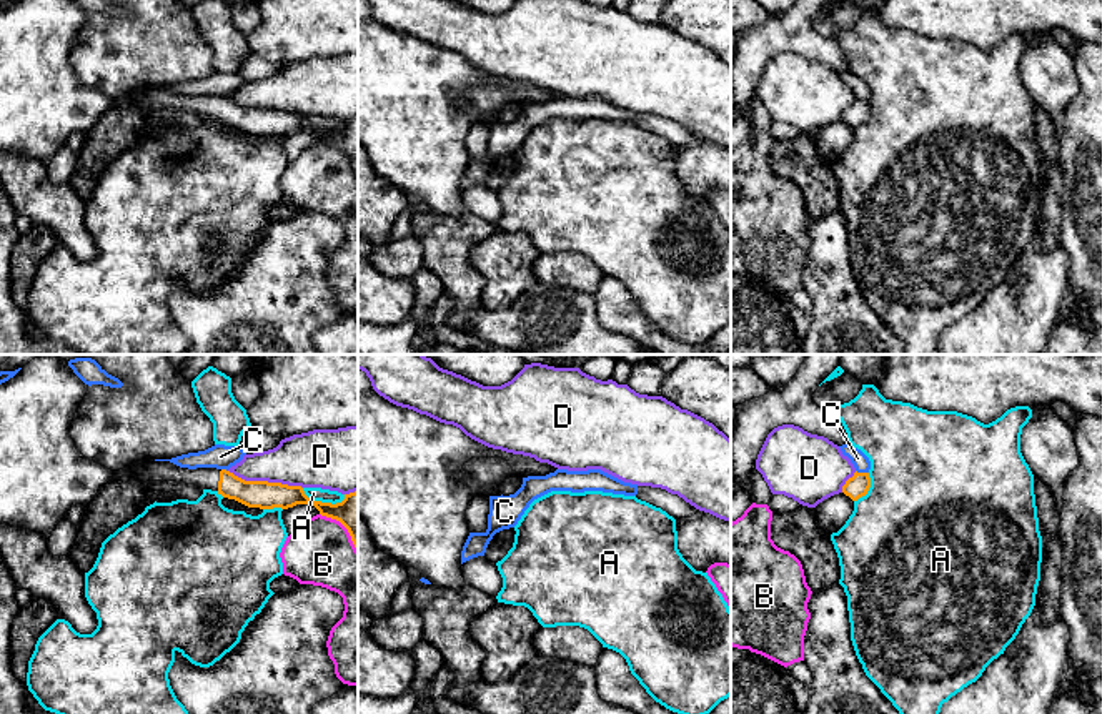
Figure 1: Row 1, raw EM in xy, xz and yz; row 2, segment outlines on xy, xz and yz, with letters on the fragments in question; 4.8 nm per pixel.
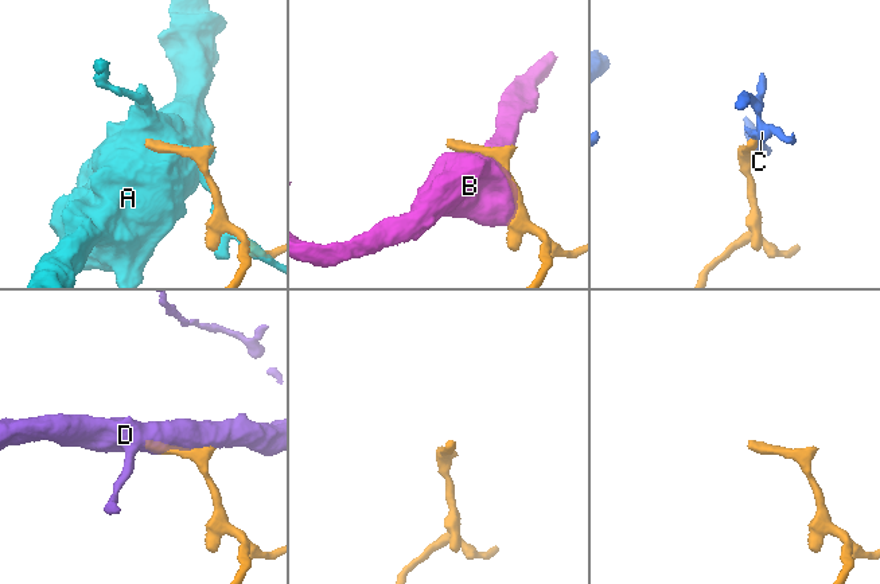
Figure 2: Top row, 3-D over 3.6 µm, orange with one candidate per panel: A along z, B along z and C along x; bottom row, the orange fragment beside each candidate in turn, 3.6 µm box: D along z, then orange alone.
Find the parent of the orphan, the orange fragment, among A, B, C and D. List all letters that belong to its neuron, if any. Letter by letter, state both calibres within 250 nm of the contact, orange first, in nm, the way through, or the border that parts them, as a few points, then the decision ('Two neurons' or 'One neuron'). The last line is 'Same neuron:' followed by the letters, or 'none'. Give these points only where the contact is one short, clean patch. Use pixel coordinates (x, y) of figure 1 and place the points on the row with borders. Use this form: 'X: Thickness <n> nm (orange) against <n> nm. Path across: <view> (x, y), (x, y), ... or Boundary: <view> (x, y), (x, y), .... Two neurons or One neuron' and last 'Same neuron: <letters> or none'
A: Thickness 180 nm (orange) against 60 nm. Two neurons
B: Thickness 180 nm (orange) against 320 nm. Two neurons
C: Thickness 110 nm (orange) against 80 nm. Two neurons
D: Thickness 140 nm (orange) against 280 nm. Two neurons
Same neuron: none

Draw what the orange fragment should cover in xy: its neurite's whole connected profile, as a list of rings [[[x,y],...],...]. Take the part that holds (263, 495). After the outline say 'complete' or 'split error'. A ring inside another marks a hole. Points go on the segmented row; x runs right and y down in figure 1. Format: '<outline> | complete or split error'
[[[146,459],[135,468],[141,481],[175,481],[211,489],[223,498],[235,499],[248,508],[288,509],[296,504],[311,504],[321,516],[340,521],[350,533],[358,551],[358,491],[345,494],[341,503],[321,503],[310,499],[301,486],[288,486],[268,481],[245,481],[226,469],[216,468],[180,468],[170,461]]] | split error

